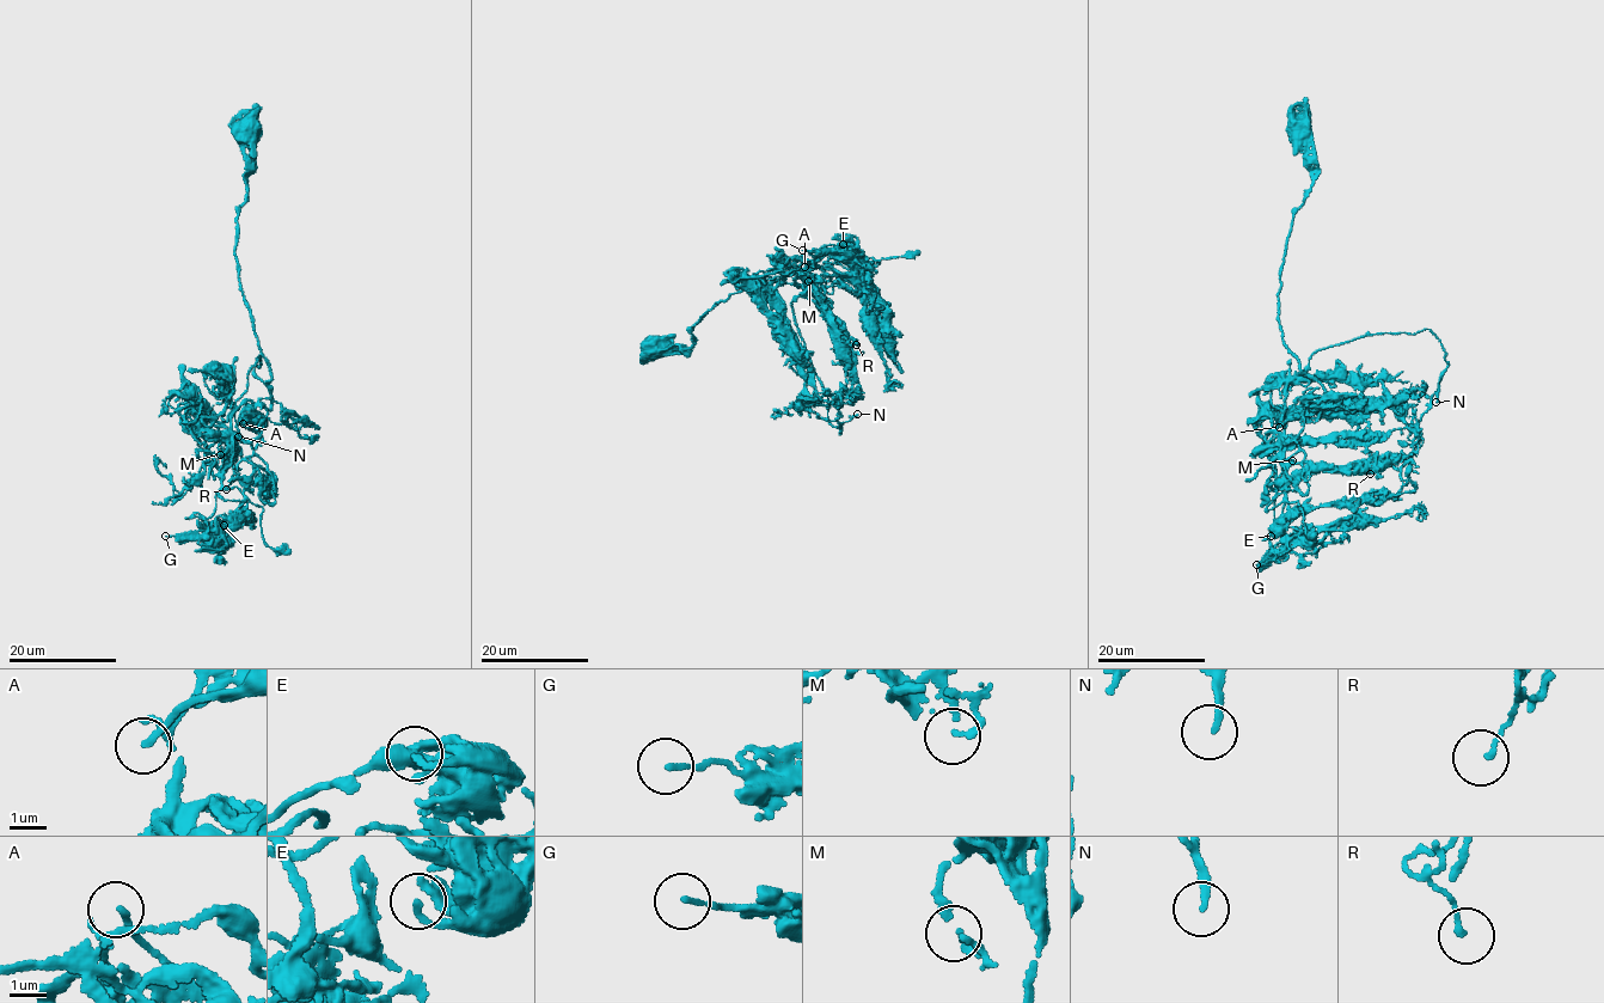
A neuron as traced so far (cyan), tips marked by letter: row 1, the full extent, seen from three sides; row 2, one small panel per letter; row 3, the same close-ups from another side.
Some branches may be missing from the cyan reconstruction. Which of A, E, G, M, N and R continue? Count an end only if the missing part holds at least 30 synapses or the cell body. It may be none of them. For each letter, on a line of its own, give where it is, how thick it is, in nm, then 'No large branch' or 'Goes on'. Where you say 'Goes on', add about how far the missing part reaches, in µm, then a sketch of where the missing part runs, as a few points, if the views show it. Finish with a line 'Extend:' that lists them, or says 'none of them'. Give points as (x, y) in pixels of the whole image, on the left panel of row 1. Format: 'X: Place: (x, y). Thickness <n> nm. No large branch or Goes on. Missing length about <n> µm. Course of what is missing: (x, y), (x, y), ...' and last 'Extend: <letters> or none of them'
A: Place: (243, 423). Thickness 160 nm. No large branch
E: Place: (224, 525). Thickness 140 nm. No large branch
G: Place: (165, 536). Thickness 130 nm. No large branch
M: Place: (220, 454). Thickness 160 nm. No large branch
N: Place: (238, 436). Thickness 160 nm. Goes on. Missing length about 40 µm. Course of what is missing: (238, 436), (236, 446), (242, 483), (234, 503), (264, 552), (231, 557), (213, 542)
R: Place: (226, 489). Thickness 120 nm. No large branch
Extend: N

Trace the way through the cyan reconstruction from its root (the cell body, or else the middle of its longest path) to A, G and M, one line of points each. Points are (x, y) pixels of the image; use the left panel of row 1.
A: (248, 136), (246, 196), (237, 213), (234, 257), (271, 399), (269, 409), (256, 404), (243, 423)
G: (248, 136), (234, 257), (271, 399), (269, 409), (245, 401), (232, 415), (232, 460), (207, 532), (165, 536)
M: (248, 136), (246, 196), (237, 213), (234, 257), (271, 399), (269, 409), (245, 401), (240, 407), (220, 454)

